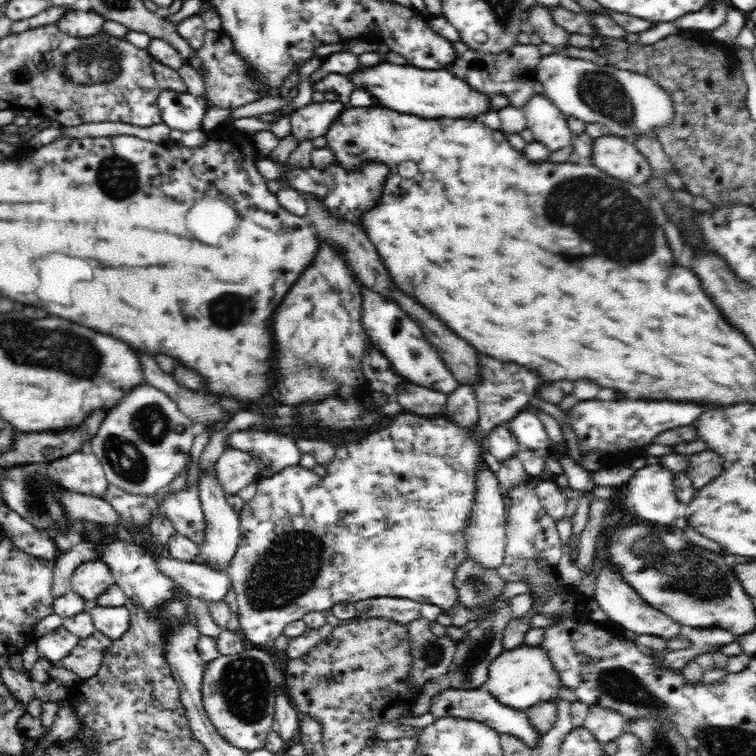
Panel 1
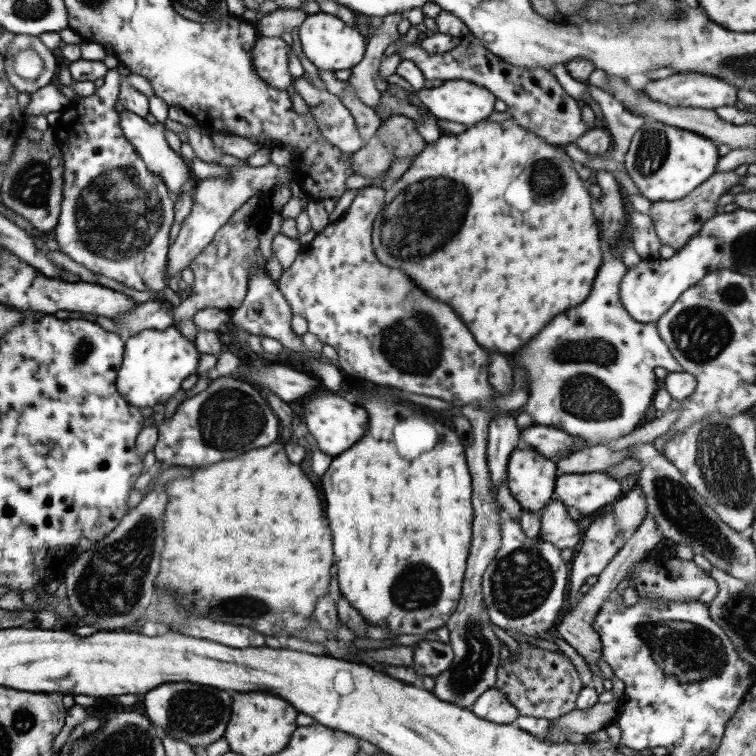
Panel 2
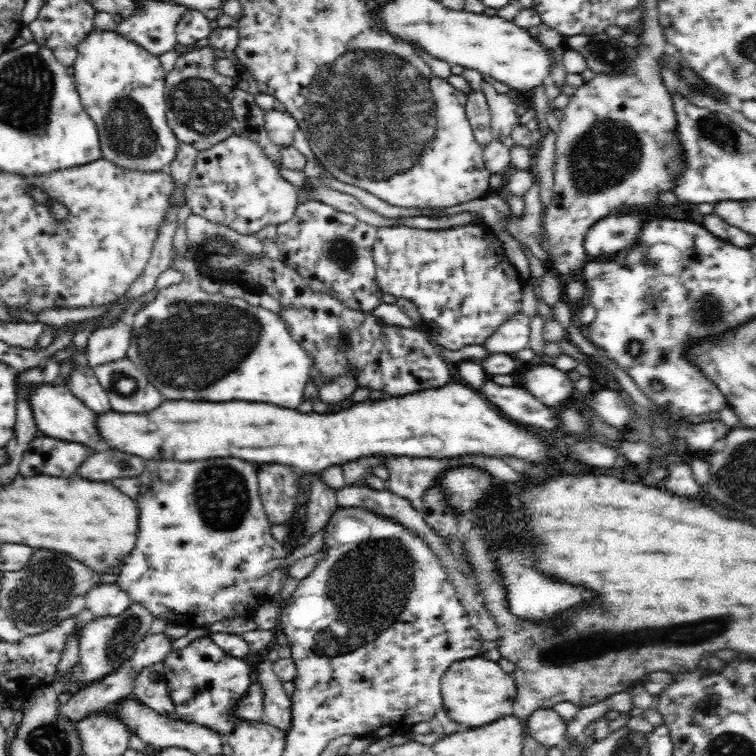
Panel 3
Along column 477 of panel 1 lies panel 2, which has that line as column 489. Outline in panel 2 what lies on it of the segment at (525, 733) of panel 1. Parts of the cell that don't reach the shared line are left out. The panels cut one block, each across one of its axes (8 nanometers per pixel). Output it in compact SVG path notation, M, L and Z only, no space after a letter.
M495 688L485 690L471 706L471 712L491 724L515 724L515 718L519 716L519 710L515 710Z

